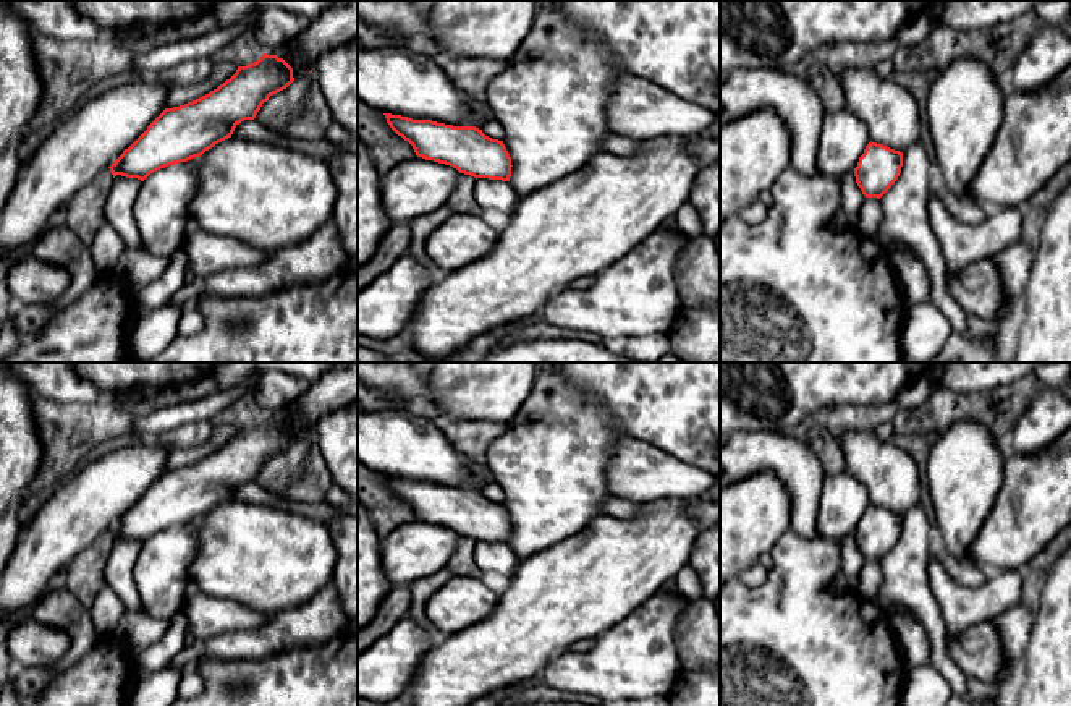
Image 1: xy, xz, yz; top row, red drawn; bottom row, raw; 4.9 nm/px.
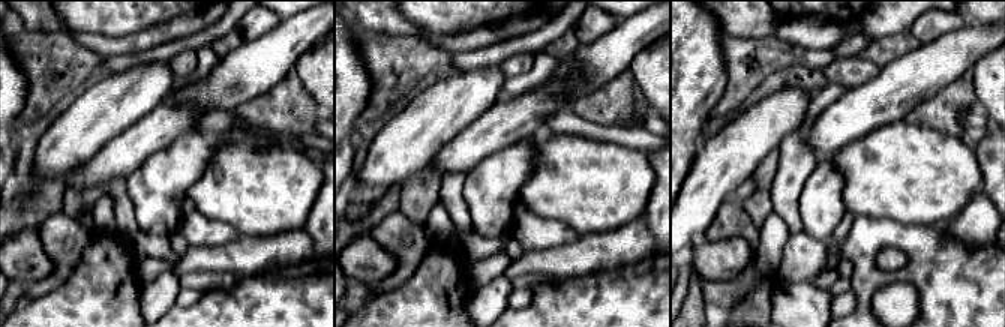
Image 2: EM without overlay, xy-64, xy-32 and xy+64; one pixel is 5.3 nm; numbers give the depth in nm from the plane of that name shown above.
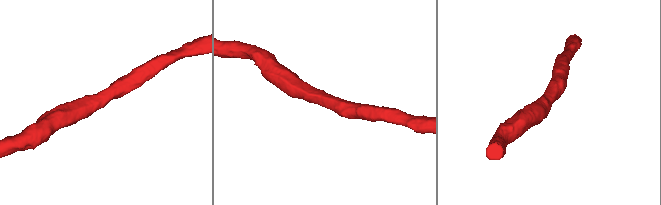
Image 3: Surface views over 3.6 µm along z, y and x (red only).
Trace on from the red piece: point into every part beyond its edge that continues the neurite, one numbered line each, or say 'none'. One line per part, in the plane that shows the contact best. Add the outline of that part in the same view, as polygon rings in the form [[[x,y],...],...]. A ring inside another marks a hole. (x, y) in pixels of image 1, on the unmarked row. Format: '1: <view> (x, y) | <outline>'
none

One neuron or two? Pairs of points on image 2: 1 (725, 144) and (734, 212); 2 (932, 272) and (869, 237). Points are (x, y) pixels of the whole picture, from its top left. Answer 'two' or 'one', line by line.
1: two
2: one

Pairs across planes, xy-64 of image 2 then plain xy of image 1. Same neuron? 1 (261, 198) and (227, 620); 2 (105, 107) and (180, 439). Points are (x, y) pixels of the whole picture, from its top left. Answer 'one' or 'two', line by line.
1: two
2: two

